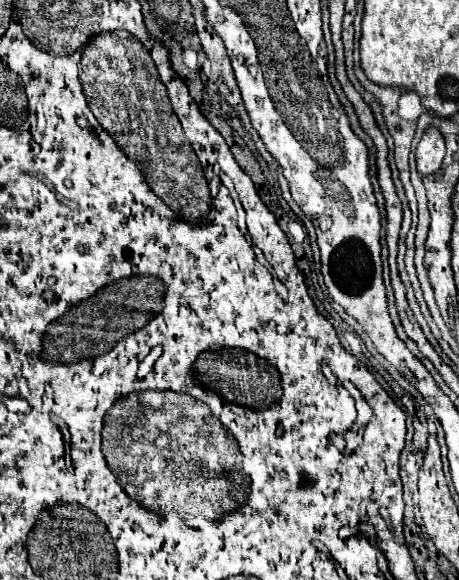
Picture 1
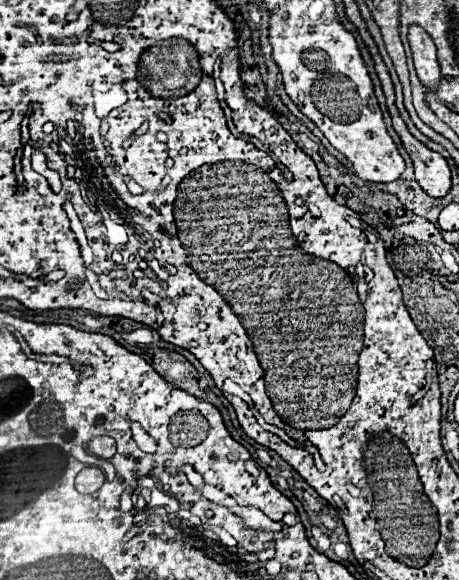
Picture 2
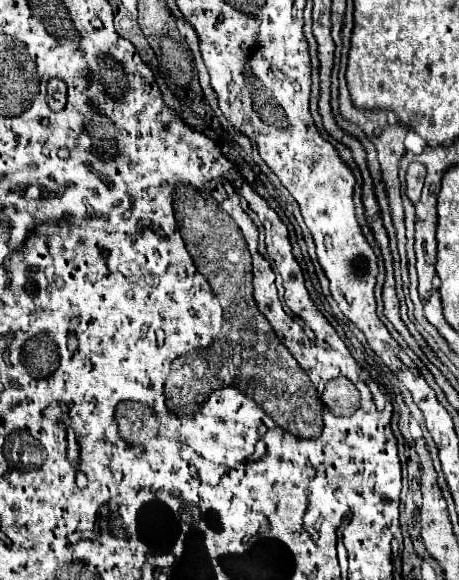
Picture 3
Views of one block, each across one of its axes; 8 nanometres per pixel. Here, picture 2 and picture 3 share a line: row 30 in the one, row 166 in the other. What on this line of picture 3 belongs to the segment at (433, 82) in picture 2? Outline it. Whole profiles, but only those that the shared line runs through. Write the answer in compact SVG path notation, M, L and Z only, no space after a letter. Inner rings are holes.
M412 162L408 166L408 172L406 172L406 192L408 192L408 198L414 204L420 198L420 192L422 192L422 186L424 186L424 176L426 176L426 166L424 164Z

